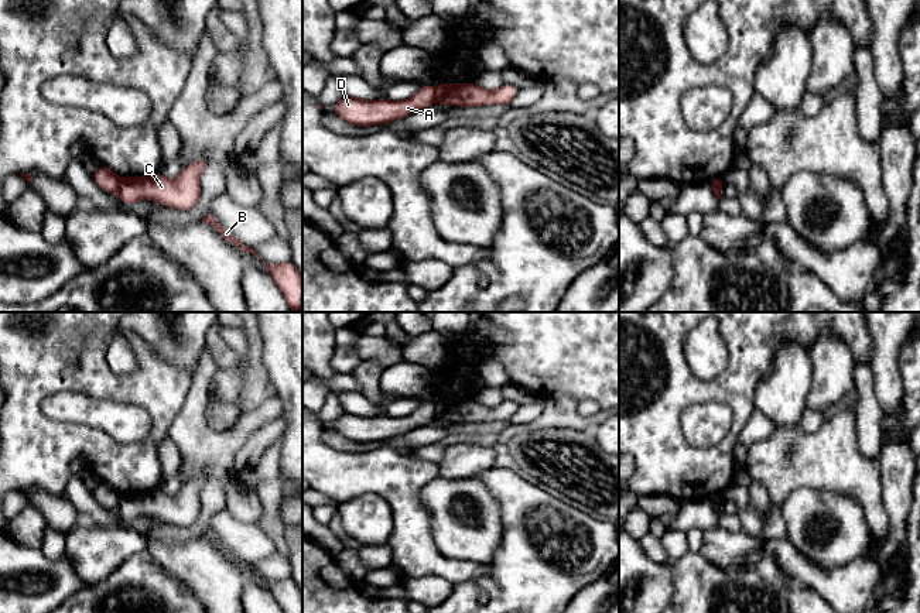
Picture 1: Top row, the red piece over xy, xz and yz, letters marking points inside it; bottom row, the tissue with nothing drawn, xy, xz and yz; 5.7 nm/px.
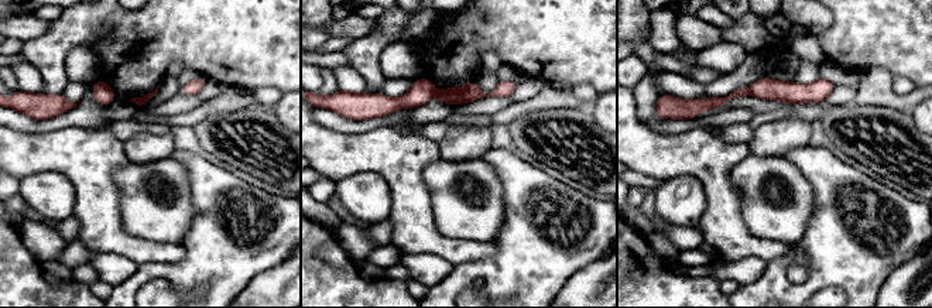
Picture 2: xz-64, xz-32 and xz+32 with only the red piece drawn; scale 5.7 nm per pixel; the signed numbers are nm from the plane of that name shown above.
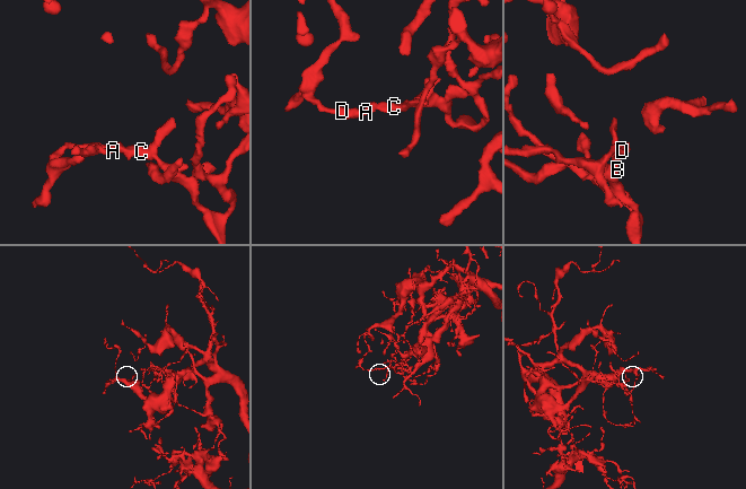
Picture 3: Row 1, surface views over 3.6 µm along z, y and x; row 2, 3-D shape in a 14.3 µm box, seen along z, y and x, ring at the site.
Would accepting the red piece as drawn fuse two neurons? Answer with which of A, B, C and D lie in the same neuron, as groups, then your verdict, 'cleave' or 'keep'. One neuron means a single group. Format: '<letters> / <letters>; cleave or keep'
A D / B C; cleave

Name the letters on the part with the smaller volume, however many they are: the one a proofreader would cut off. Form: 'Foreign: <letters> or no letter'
Foreign: B, C

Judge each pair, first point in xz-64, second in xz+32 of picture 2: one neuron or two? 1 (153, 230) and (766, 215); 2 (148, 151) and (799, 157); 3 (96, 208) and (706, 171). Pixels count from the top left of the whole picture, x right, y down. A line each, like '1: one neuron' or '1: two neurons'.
1: one neuron
2: two neurons
3: one neuron

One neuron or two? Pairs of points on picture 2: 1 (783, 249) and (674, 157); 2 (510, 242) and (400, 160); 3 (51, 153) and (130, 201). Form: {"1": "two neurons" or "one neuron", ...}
{"1": "one neuron", "2": "two neurons", "3": "two neurons"}

